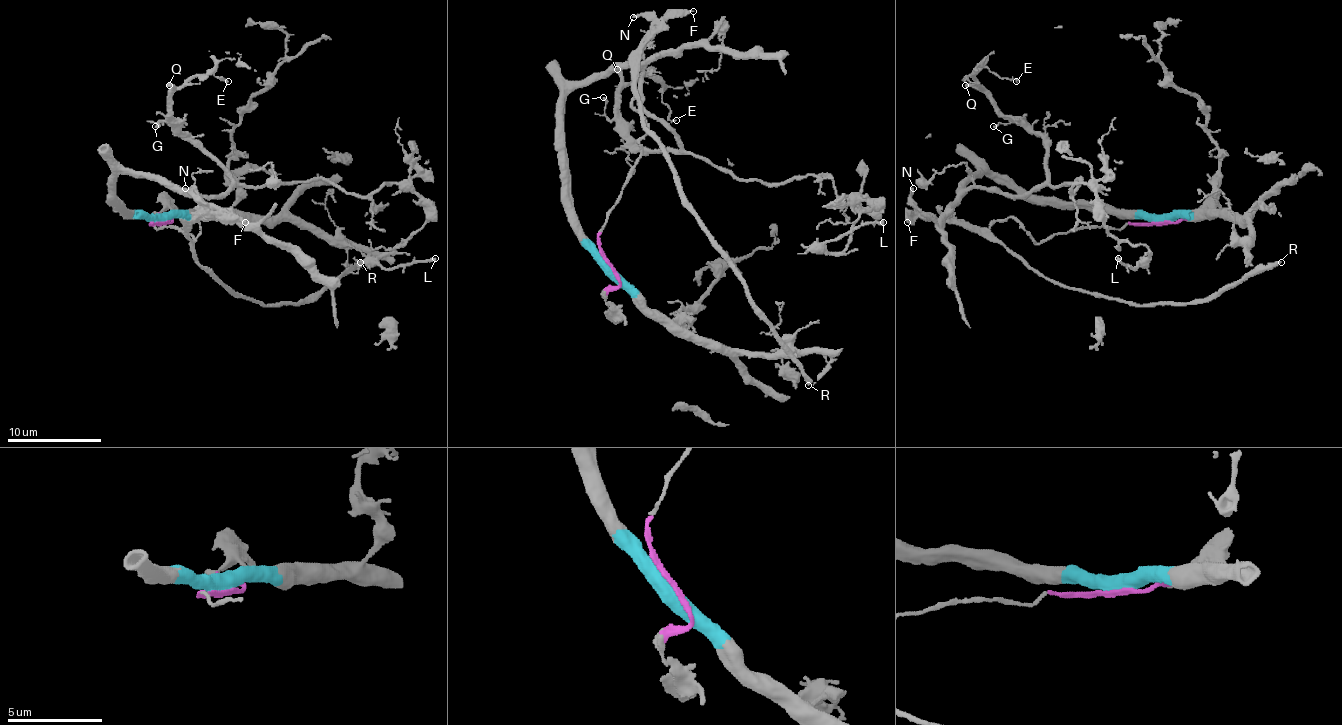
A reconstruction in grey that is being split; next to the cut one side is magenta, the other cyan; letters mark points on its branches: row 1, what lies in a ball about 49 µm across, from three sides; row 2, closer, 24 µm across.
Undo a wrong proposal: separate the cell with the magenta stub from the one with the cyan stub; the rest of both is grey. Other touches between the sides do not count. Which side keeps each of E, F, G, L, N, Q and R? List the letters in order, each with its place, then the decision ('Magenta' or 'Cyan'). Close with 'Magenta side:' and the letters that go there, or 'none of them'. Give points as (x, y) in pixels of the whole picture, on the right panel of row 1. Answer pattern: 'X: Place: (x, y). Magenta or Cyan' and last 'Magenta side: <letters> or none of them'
E: Place: (1016, 81). Cyan
F: Place: (907, 222). Magenta
G: Place: (993, 126). Cyan
L: Place: (1118, 258). Cyan
N: Place: (913, 188). Magenta
Q: Place: (965, 85). Cyan
R: Place: (1281, 262). Magenta
Magenta side: F, N, R

